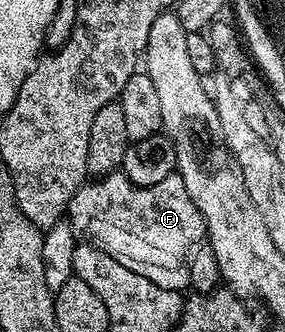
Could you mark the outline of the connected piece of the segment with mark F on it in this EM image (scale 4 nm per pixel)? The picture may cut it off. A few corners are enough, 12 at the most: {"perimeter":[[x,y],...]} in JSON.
{"perimeter":[[179,172],[138,187],[85,181],[66,221],[77,239],[189,289],[206,238]]}

